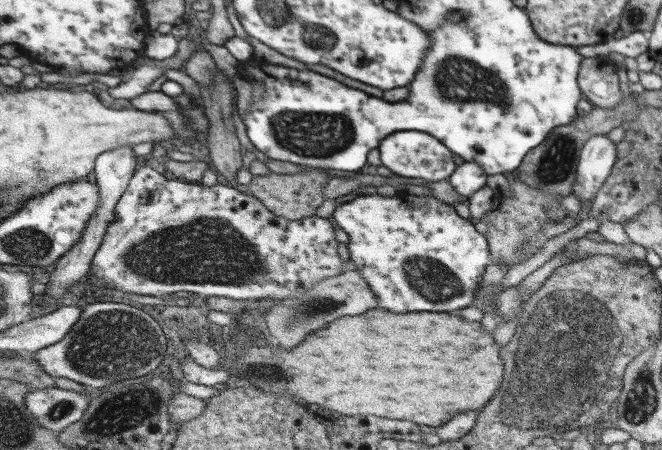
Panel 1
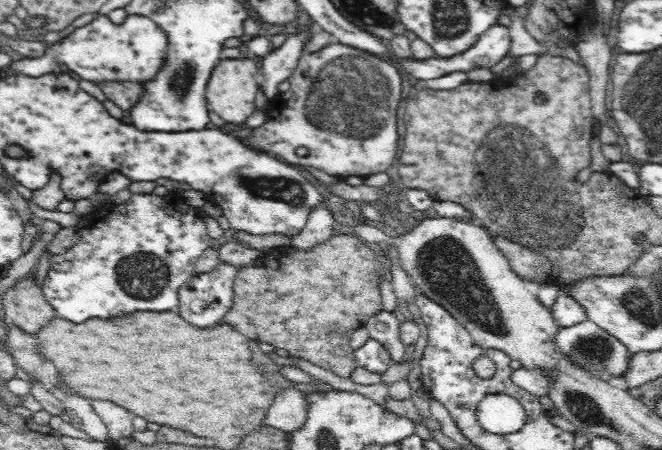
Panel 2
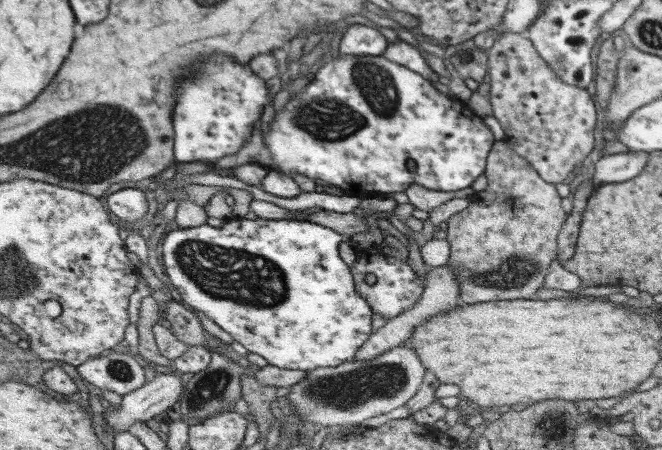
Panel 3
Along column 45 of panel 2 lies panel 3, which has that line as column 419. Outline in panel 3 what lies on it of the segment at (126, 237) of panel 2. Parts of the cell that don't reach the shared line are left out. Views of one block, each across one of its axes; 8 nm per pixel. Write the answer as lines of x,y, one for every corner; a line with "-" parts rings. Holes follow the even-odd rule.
373,245
368,248
357,248
356,262
354,262
353,273
357,281
357,289
361,291
361,297
370,303
372,312
380,313
382,317
392,319
401,316
406,309
413,308
426,288
426,274
418,277
406,260
400,260
382,252
382,247
-
372,274
376,277
374,283
367,281
367,276

